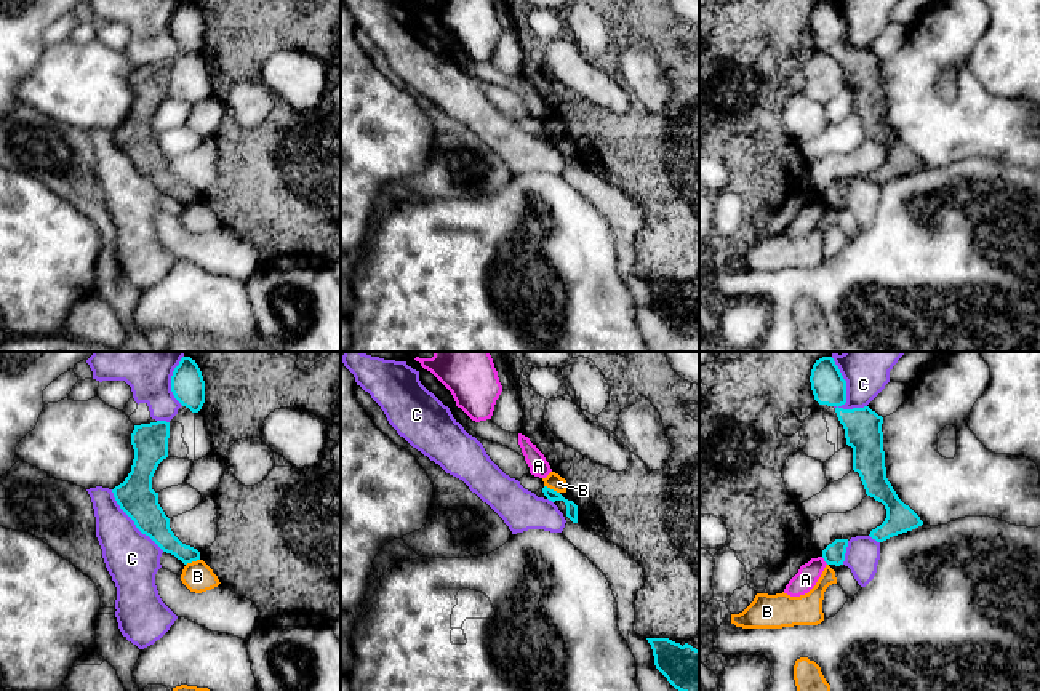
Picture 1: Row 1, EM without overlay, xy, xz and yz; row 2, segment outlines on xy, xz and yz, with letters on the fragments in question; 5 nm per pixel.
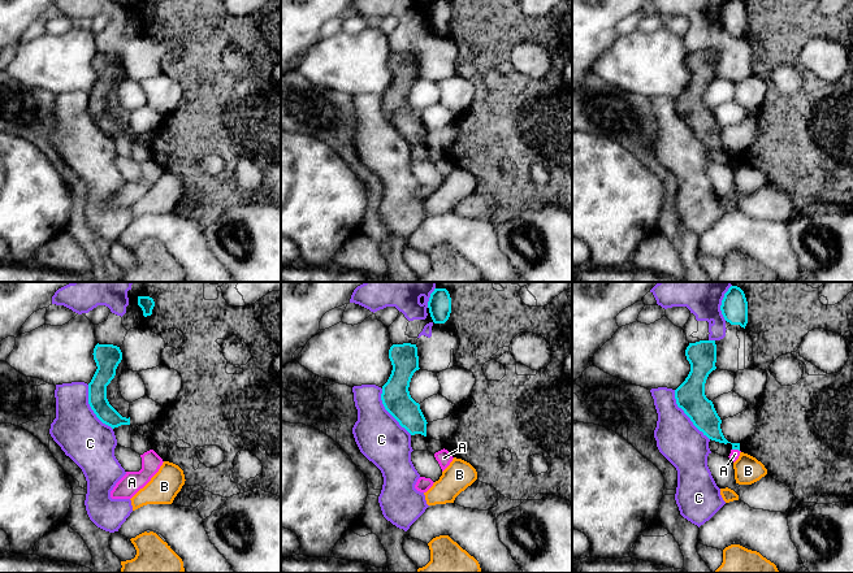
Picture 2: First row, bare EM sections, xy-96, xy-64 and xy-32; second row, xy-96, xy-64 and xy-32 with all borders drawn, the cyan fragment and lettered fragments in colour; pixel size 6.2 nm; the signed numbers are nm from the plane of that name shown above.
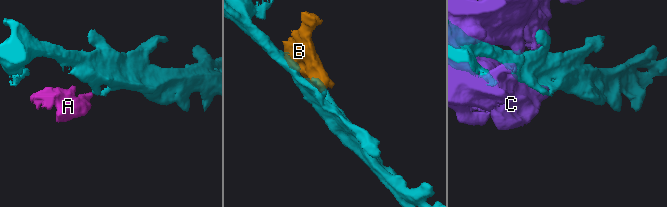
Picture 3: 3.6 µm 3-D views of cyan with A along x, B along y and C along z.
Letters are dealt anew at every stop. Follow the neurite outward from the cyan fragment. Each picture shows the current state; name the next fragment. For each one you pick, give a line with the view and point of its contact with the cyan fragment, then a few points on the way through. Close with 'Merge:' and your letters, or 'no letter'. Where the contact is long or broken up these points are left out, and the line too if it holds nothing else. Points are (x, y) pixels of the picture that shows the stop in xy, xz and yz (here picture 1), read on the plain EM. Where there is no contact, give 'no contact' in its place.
Merge: no letter

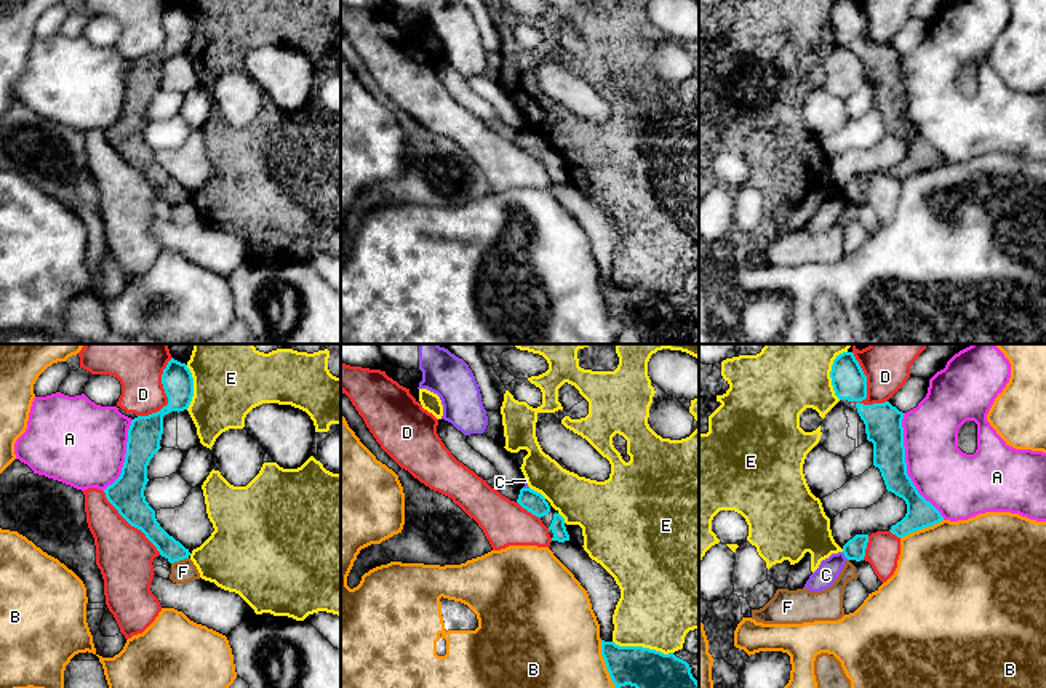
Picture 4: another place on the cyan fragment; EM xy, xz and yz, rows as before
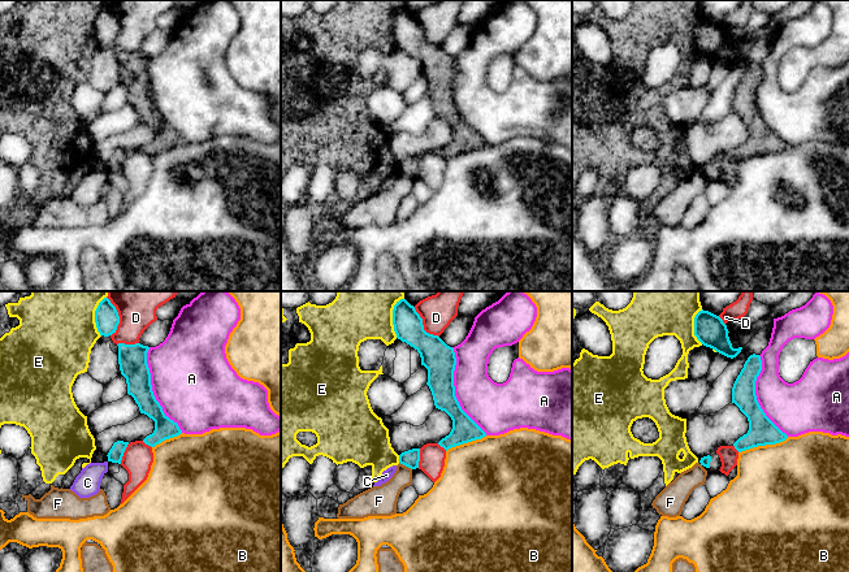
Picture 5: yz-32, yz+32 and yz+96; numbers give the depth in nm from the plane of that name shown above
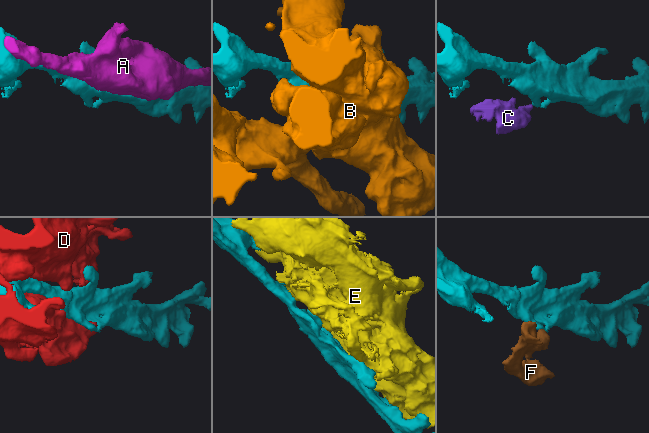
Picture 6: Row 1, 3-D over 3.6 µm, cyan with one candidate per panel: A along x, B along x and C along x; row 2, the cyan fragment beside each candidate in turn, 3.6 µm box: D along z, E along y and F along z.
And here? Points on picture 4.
Merge: no letter

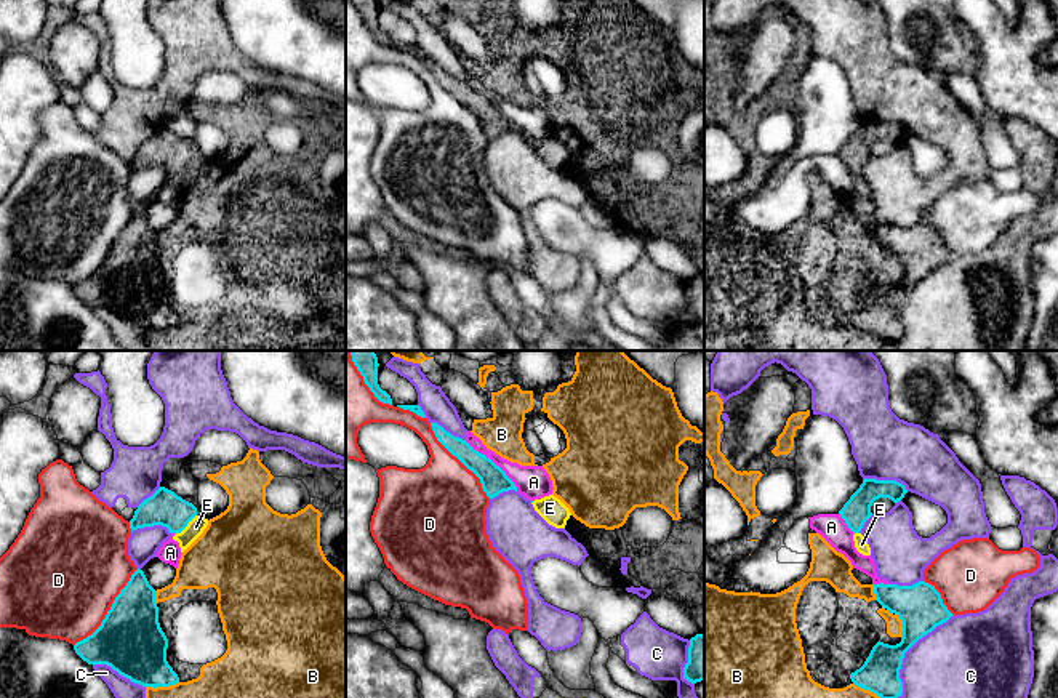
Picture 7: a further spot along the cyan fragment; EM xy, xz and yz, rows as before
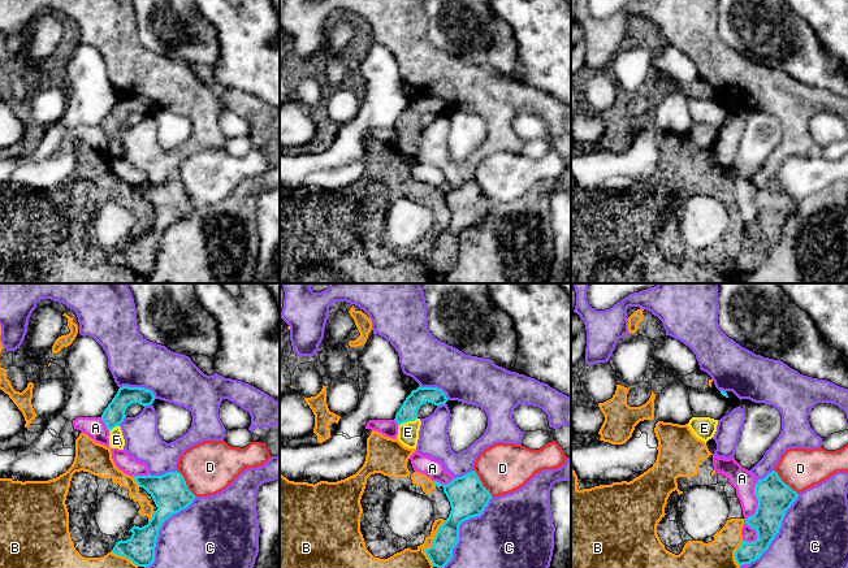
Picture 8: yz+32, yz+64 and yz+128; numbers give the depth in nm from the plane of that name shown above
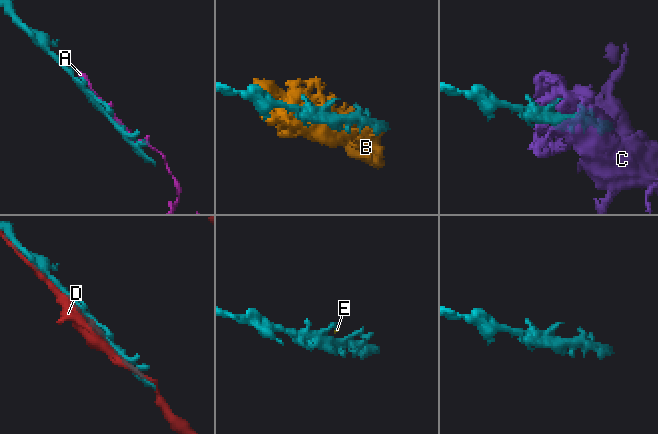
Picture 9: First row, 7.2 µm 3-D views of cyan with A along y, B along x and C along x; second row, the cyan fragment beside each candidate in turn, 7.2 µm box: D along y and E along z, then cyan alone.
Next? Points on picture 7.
E: contact xy (186, 167); way xy (165, 149), (186, 167), (196, 168)
Merge: E

